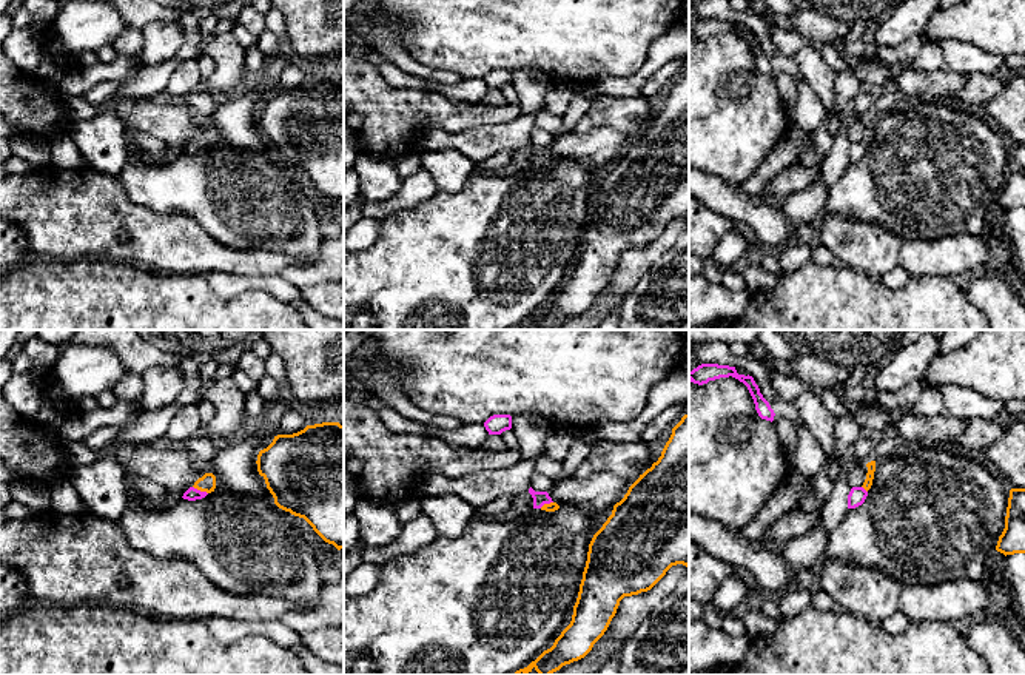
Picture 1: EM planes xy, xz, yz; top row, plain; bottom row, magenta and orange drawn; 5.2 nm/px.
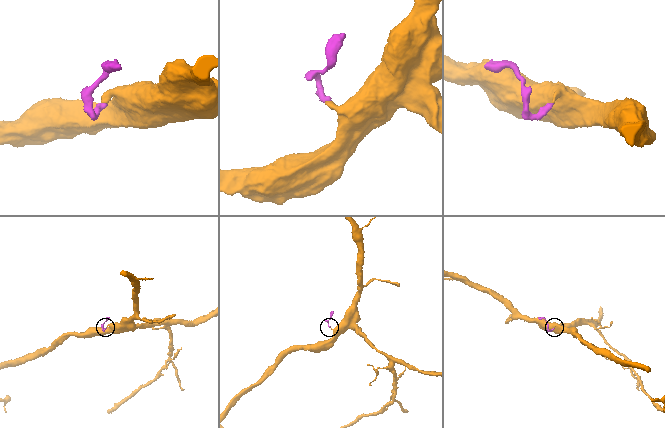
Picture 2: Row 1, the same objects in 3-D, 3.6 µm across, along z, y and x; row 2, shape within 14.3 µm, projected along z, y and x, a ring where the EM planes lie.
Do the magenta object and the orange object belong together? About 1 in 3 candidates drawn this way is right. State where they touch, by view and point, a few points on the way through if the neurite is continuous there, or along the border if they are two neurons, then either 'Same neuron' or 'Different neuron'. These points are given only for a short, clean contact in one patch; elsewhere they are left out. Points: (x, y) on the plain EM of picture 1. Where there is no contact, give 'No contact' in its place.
Touches magenta at xy (199, 145). Path across: xy (191, 148), (199, 145), (207, 137). Same neuron

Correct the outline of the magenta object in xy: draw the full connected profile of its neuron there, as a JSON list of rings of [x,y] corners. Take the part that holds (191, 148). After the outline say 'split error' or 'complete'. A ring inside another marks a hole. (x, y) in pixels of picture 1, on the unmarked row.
[[[205,128],[199,133],[193,142],[190,142],[183,148],[183,154],[196,156],[205,153],[208,148],[214,146],[216,143],[216,131],[213,128]]]; split error

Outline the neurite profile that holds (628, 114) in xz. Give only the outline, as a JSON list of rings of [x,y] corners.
[[[597,97],[575,126],[575,133],[584,134],[597,128],[638,134],[652,122],[649,99],[640,97]]]

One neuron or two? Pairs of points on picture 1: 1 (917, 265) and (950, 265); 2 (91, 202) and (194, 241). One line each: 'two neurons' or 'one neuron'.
1: one neuron
2: one neuron

